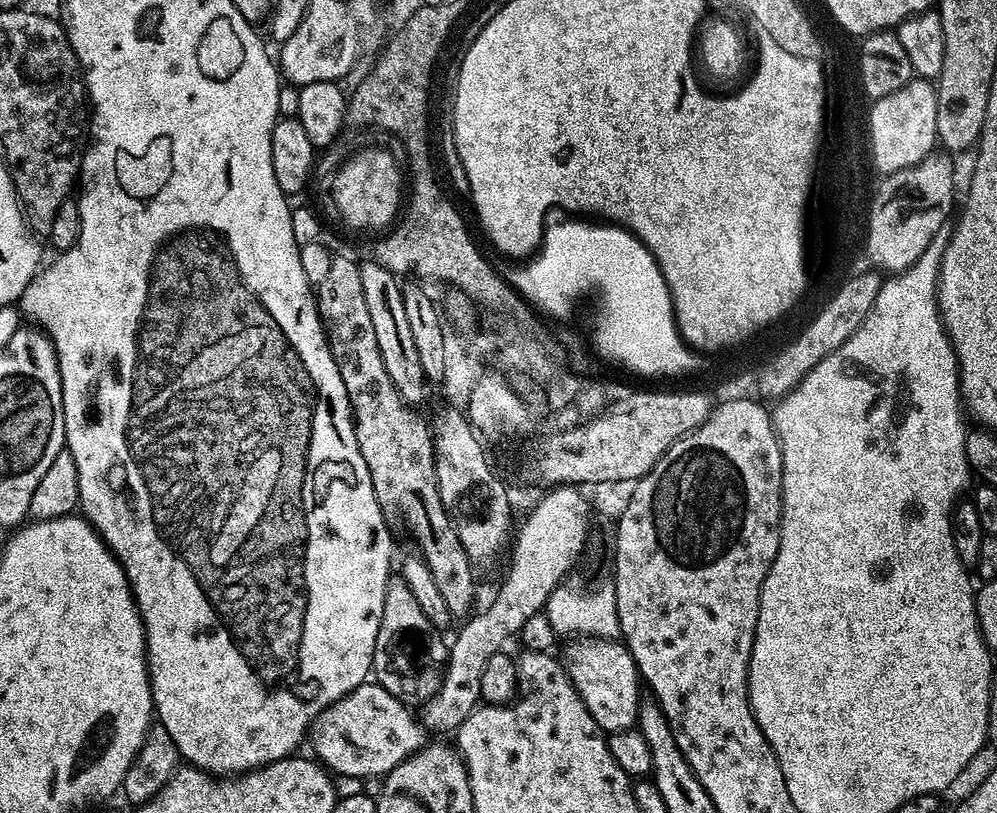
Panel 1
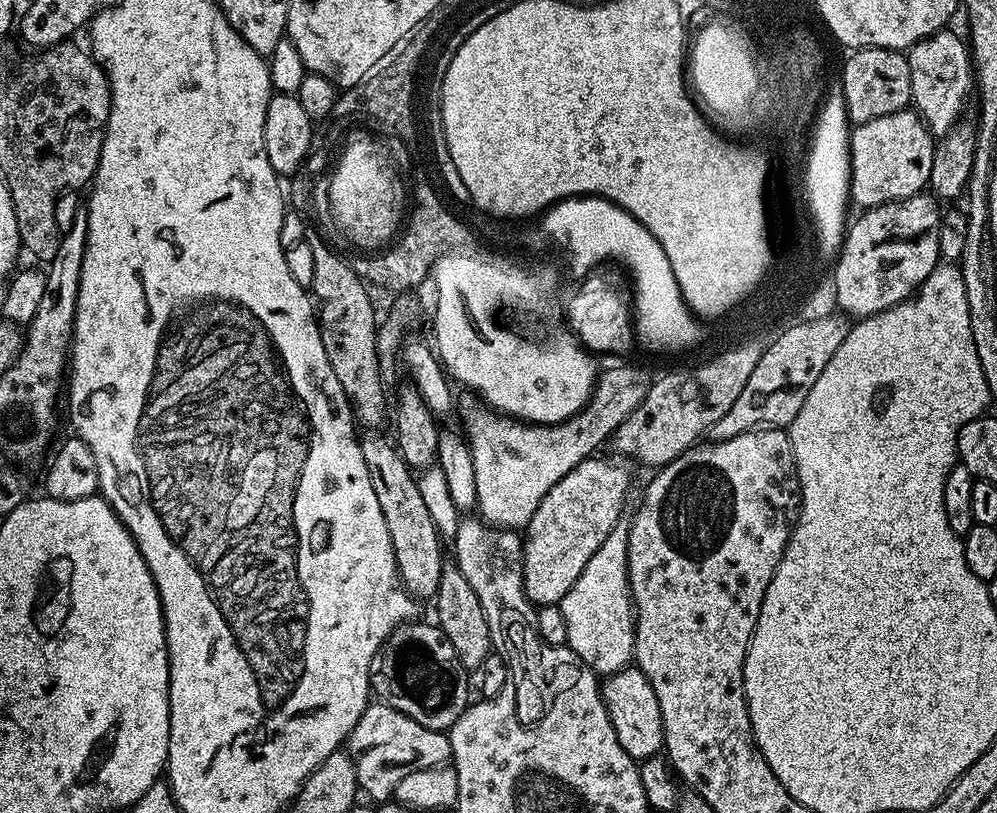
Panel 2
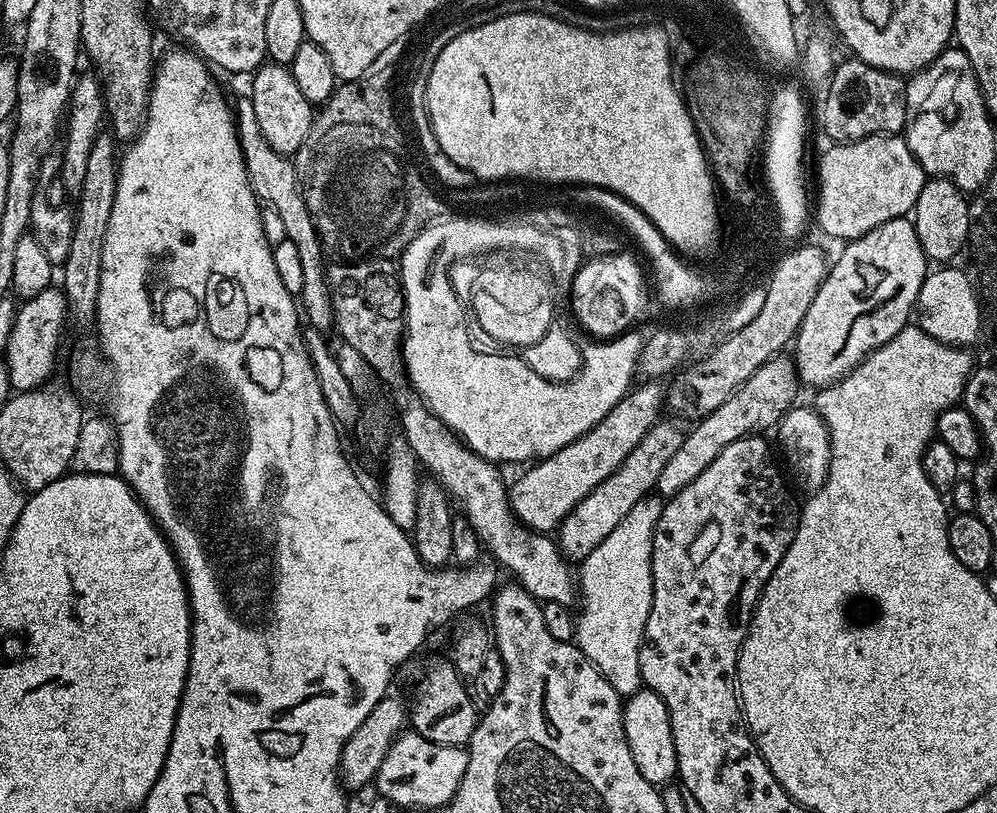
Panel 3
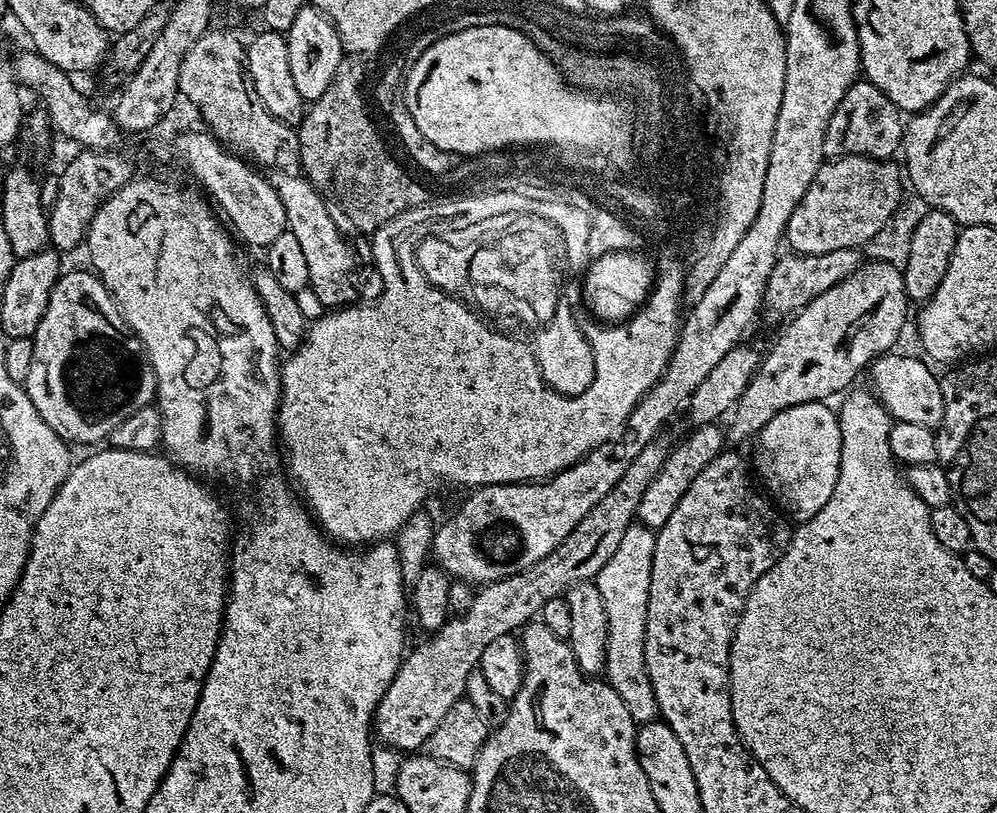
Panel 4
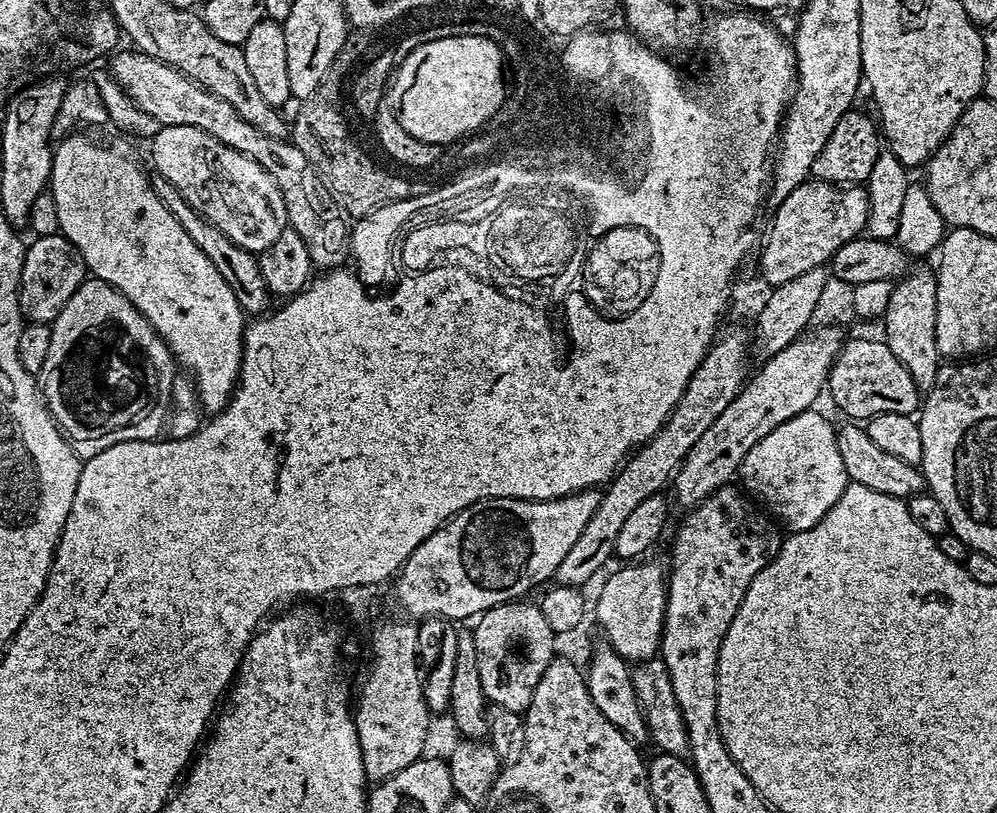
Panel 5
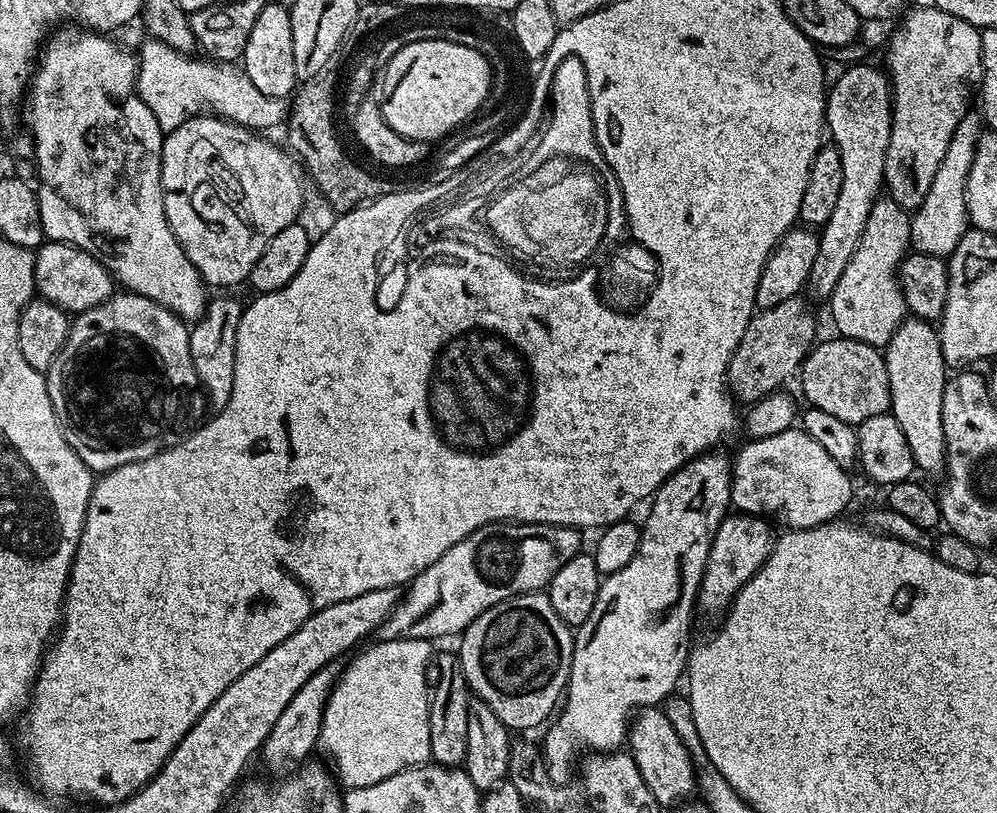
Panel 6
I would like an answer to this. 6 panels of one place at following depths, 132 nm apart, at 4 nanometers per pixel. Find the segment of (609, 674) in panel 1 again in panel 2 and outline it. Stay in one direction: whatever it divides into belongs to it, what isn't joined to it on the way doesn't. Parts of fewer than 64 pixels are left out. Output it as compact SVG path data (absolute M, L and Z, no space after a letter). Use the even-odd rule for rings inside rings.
M629 666L621 672L615 672L603 681L602 691L604 705L610 714L610 722L614 726L614 734L618 734L618 742L622 742L622 750L630 754L630 758L637 762L657 755L664 747L664 727L662 726L662 710L658 706L658 698L654 698L654 686L646 682L646 674L642 674L639 668Z

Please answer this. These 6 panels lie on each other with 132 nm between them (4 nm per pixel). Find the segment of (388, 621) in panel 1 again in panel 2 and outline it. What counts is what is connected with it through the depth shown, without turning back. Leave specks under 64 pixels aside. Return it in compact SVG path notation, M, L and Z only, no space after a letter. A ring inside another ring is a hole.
M409 622L401 624L390 633L384 645L377 650L370 662L368 683L371 691L376 692L383 703L394 710L406 714L406 718L414 718L418 726L426 726L435 732L447 733L449 728L458 722L461 714L468 709L470 697L470 676L462 666L462 662L454 654L454 645L450 638L435 623L420 624ZM433 660L436 664L445 664L452 668L452 693L449 696L432 696L436 684L431 680Z

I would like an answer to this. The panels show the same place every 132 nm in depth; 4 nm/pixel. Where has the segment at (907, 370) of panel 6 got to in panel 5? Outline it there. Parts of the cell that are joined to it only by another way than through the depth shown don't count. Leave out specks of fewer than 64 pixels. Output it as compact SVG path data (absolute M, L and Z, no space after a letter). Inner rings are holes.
M913 267L906 275L895 281L889 304L886 306L882 322L882 339L890 346L894 358L910 370L914 382L922 390L931 388L942 363L936 341L936 315L938 314L938 286L936 274L931 267Z

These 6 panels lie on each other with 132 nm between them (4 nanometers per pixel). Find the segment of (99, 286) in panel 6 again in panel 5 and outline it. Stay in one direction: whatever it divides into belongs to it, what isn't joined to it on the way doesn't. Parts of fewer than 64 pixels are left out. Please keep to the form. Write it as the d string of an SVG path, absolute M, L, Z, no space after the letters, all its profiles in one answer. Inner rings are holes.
M62 235L36 236L33 244L24 249L22 278L20 279L20 313L25 321L51 325L58 318L62 306L70 302L74 290L86 279L84 260L80 252Z

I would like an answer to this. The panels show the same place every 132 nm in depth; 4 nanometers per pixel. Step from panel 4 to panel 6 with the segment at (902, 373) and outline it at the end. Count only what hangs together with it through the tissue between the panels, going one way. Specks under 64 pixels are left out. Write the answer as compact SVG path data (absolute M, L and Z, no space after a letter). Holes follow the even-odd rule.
M835 338L817 343L812 351L804 357L800 365L798 381L804 391L807 403L818 410L826 410L826 414L834 414L834 418L842 418L842 422L853 426L860 424L866 418L888 412L892 407L890 402L890 378L886 378L886 362L883 351L866 342Z

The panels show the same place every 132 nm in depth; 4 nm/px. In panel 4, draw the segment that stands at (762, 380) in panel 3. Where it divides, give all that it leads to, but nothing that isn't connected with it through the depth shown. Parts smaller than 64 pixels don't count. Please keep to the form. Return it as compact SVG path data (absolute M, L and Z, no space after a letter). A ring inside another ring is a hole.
M719 423L701 424L691 429L692 433L681 442L677 448L673 447L668 456L662 462L662 470L654 474L654 482L646 486L642 494L642 502L638 502L636 520L653 530L658 530L666 526L670 514L678 507L678 502L682 502L682 494L686 494L688 487L696 481L698 474L714 462L714 458L719 456L726 448L726 432Z

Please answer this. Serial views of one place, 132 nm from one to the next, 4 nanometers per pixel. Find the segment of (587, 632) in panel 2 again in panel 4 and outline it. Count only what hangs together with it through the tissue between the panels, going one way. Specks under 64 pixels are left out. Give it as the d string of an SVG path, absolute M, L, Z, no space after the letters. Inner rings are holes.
M634 522L622 534L622 542L618 550L602 566L596 575L595 583L598 594L602 594L602 602L606 606L606 622L608 637L606 638L606 662L603 675L606 682L616 691L618 698L626 702L626 710L630 710L632 719L637 725L649 724L660 715L658 698L654 698L654 686L646 670L646 614L650 598L650 570L654 558L656 532L644 524Z

